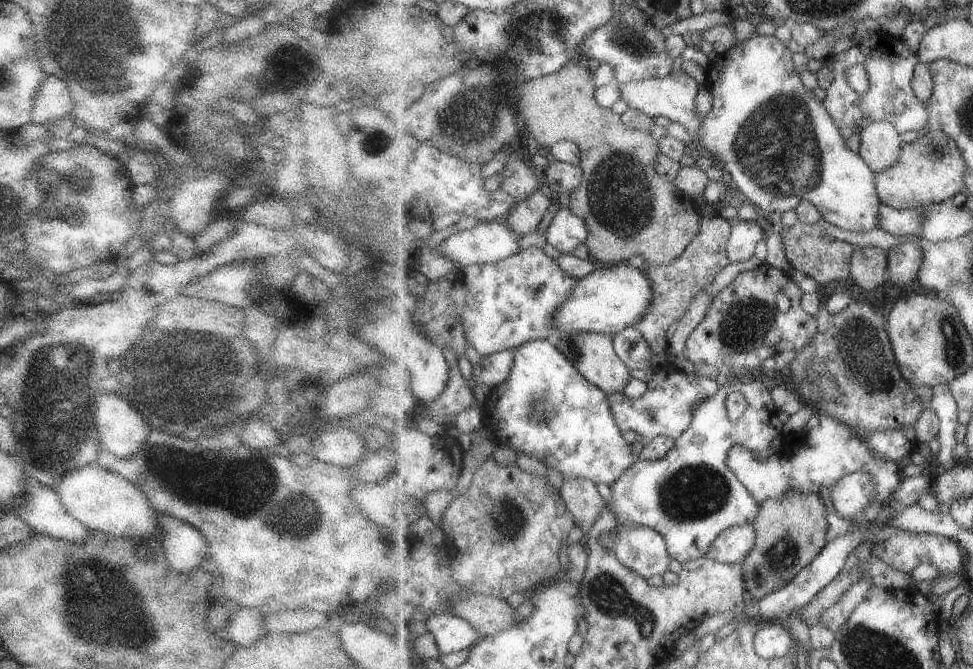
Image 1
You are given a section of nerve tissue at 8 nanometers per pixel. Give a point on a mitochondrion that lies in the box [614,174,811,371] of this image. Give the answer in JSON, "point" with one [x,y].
{"point":[745,324]}

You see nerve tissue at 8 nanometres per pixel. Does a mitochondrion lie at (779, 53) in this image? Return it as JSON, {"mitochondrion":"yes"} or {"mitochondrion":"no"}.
{"mitochondrion":"no"}

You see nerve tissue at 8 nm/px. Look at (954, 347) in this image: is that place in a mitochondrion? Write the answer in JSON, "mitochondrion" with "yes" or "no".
{"mitochondrion":"yes"}

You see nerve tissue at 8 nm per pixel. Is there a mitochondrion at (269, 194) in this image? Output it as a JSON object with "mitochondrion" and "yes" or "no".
{"mitochondrion":"no"}

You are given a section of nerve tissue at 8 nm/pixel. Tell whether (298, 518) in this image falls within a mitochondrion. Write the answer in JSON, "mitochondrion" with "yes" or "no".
{"mitochondrion":"yes"}

